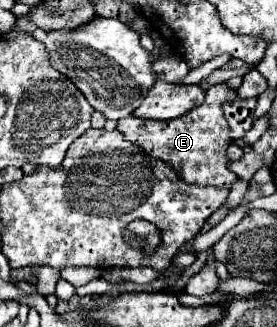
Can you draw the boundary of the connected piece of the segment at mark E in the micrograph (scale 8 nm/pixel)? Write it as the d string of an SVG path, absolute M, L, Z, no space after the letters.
M224 83L212 85L206 93L206 99L204 99L206 103L196 107L196 111L182 115L180 119L152 121L152 119L140 119L140 117L128 115L118 121L116 129L124 135L126 141L132 141L154 159L160 159L172 165L180 173L182 181L190 185L214 185L220 189L230 189L232 183L238 179L238 175L228 169L226 149L232 143L232 139L230 139L230 127L226 123L222 105L234 99L236 99L234 89L226 87Z

